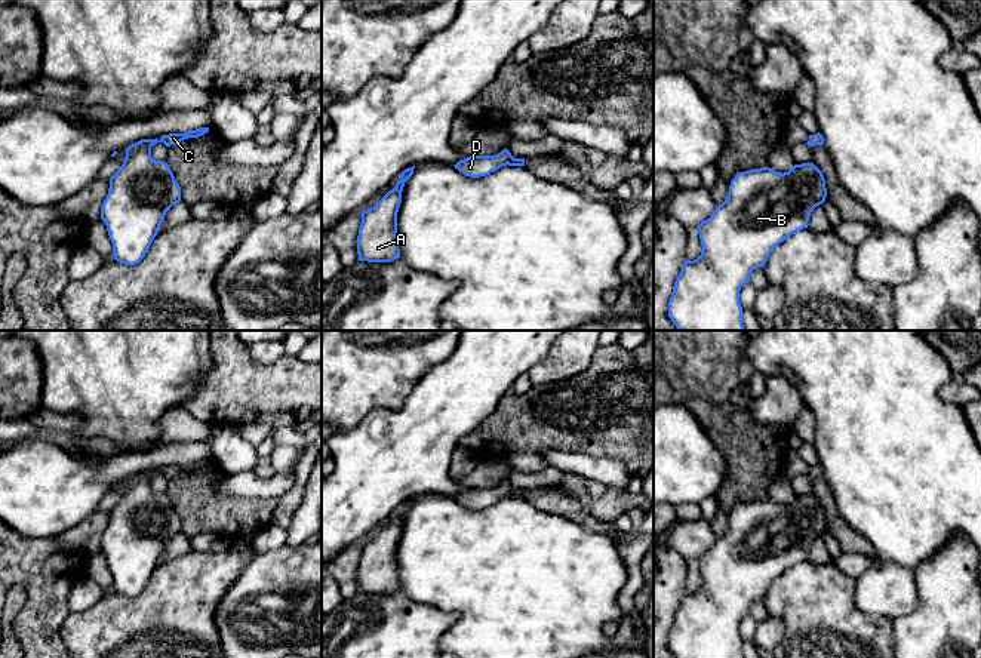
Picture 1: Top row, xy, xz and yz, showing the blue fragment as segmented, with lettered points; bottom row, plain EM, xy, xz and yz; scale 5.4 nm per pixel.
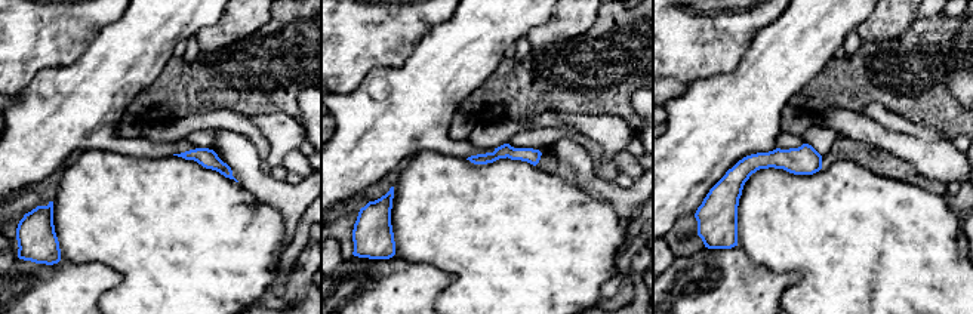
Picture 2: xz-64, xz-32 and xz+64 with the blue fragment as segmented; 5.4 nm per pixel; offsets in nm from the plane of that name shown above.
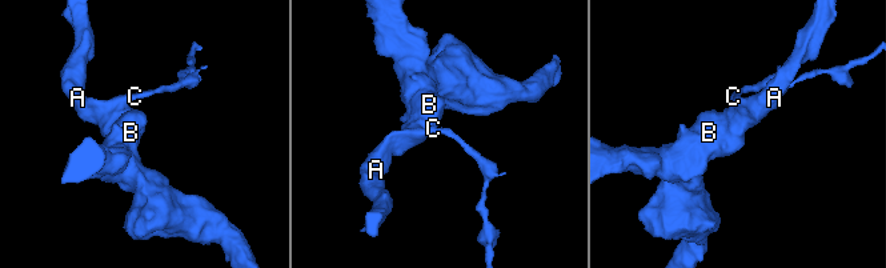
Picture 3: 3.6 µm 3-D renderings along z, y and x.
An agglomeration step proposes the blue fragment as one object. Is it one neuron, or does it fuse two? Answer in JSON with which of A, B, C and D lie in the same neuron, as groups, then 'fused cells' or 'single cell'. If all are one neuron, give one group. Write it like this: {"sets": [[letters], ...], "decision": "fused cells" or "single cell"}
{"sets": [["A", "B", "C", "D"]], "decision": "single cell"}

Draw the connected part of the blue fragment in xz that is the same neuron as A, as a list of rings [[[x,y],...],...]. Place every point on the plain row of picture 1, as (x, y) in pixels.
[[[415,498],[402,504],[396,519],[373,539],[363,542],[357,568],[359,593],[391,594],[400,590],[397,569],[397,544],[402,535],[405,514],[412,508]]]

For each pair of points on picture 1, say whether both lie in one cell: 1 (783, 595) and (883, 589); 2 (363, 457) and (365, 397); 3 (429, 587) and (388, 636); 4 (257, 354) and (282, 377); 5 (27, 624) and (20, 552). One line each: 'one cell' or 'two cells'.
1: two cells
2: two cells
3: two cells
4: two cells
5: one cell

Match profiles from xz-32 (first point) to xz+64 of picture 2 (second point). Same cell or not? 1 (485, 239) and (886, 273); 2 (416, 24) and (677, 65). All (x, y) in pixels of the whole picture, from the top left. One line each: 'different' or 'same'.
1: same
2: same

